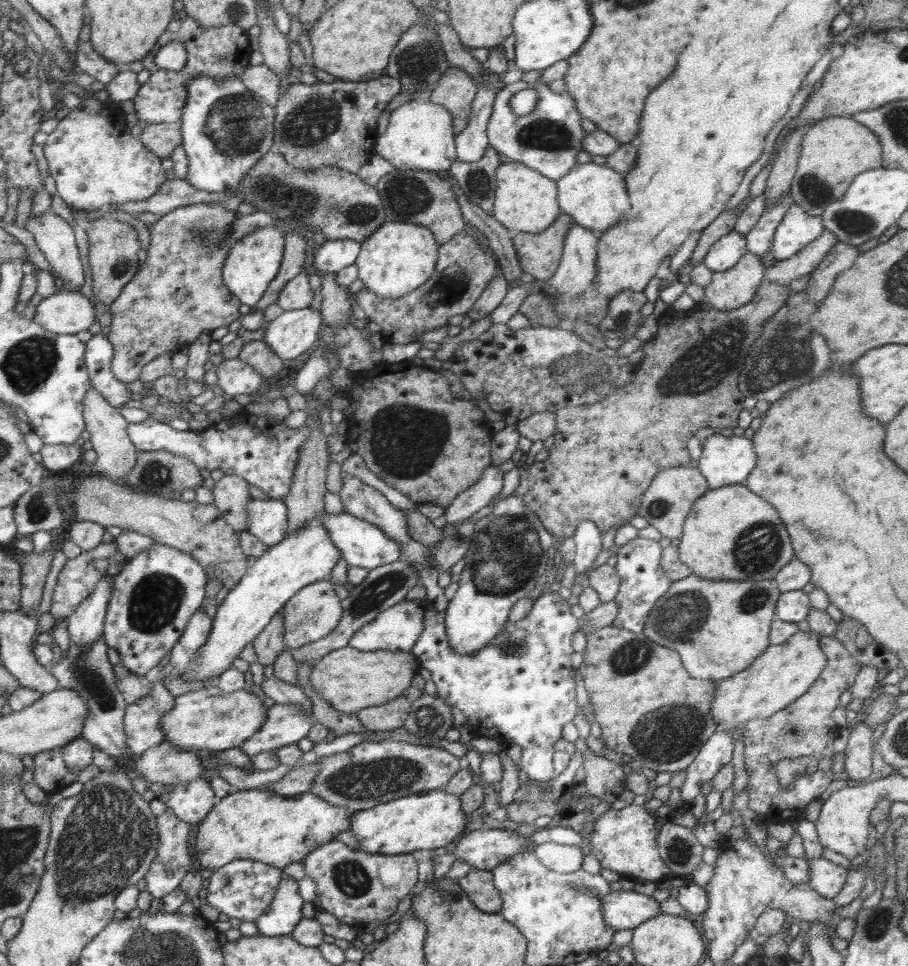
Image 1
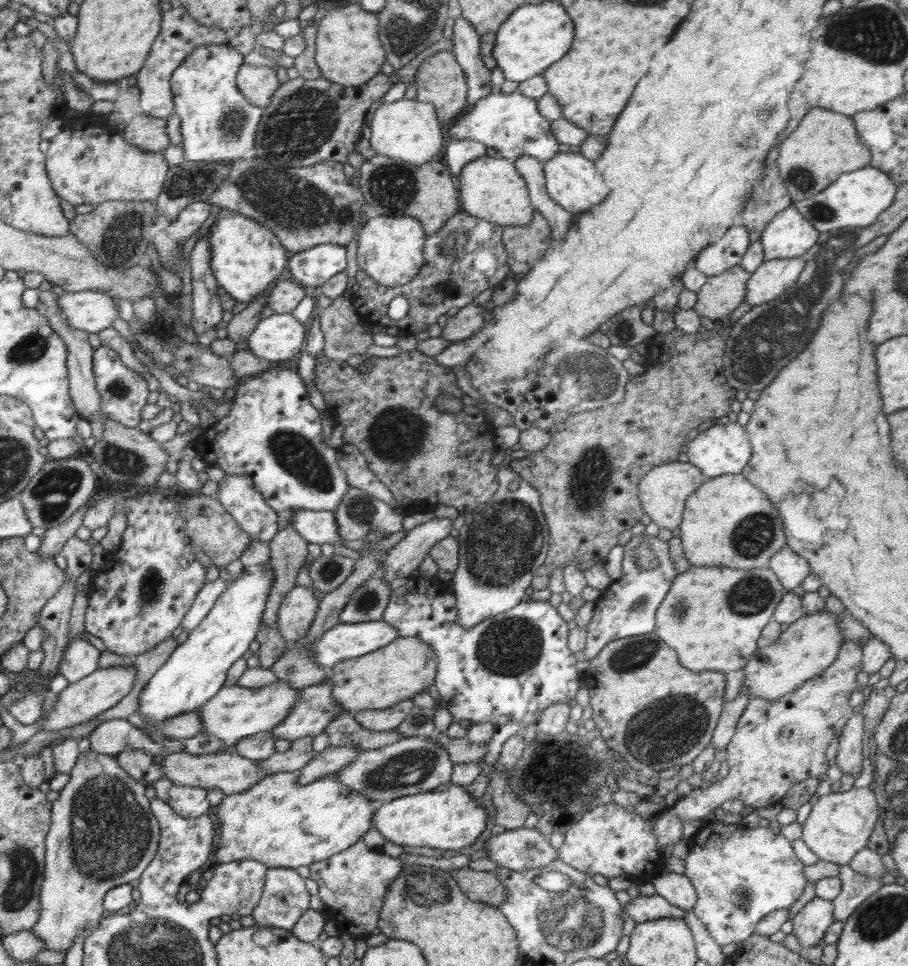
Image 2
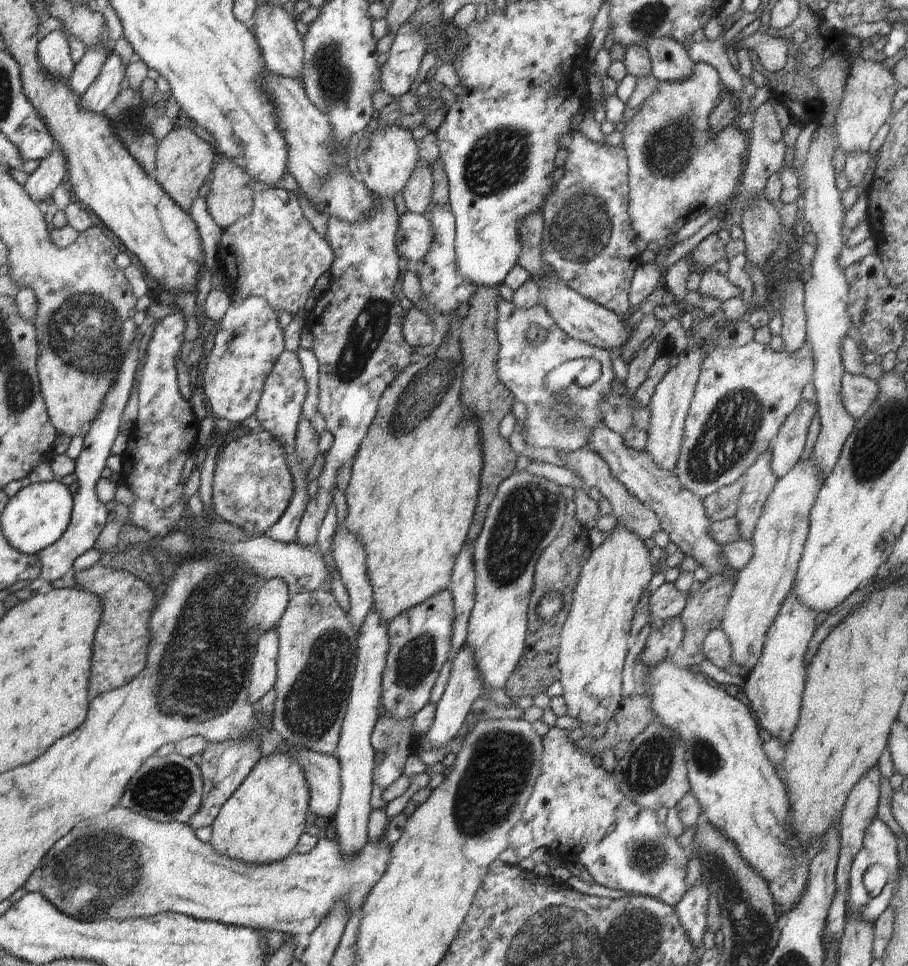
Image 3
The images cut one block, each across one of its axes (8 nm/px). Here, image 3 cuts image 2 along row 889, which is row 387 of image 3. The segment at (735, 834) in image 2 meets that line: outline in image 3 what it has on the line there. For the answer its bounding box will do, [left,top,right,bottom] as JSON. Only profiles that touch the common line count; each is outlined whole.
[673,341,813,500]

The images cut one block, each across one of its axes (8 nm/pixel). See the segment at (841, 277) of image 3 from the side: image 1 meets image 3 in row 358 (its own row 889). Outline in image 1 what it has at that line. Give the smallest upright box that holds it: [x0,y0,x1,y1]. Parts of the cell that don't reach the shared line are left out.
[806,856,848,900]

